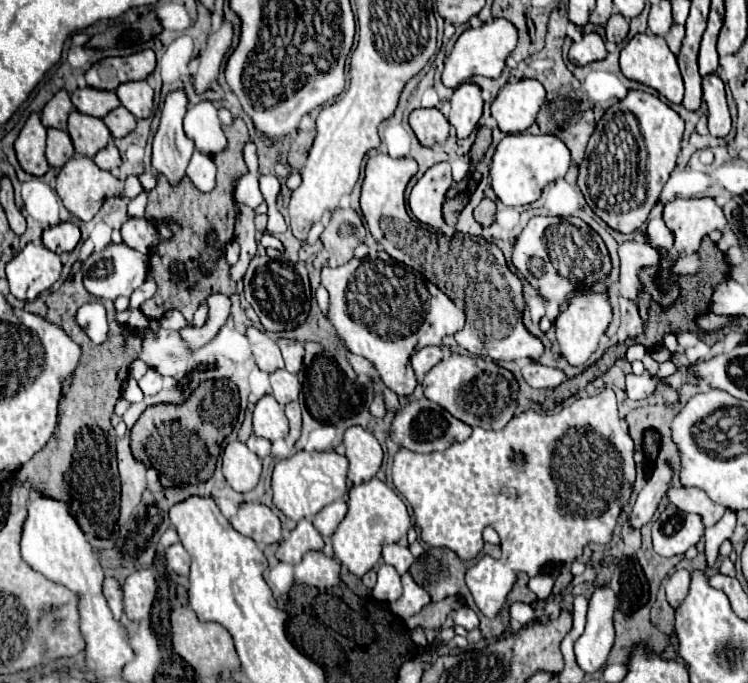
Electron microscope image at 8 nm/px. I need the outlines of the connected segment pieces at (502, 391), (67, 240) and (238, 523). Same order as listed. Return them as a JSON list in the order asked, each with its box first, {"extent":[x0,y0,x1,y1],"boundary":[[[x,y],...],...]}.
[{"extent":[423,353,519,429],"boundary":[[[459,353],[443,357],[425,377],[423,393],[433,403],[447,409],[453,417],[471,427],[503,429],[515,415],[519,385],[507,369],[481,357],[463,357]]]},{"extent":[43,223,81,255],"boundary":[[[59,223],[59,225],[43,231],[43,245],[49,251],[57,253],[57,255],[71,253],[77,247],[79,237],[81,237],[81,233],[79,233],[77,225],[73,225],[73,223]]]},{"extent":[229,503,281,545],"boundary":[[[245,503],[239,507],[237,515],[229,519],[229,523],[235,531],[251,537],[259,545],[271,545],[281,541],[281,521],[267,505]]]}]

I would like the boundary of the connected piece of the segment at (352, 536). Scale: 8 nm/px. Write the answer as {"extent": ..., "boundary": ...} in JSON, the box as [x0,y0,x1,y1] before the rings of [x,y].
{"extent":[331,477,411,577],"boundary":[[[377,477],[353,487],[349,491],[349,511],[347,517],[341,521],[337,531],[331,537],[335,559],[349,569],[349,573],[363,577],[381,561],[381,549],[387,543],[397,543],[401,537],[407,535],[411,527],[411,519],[407,513],[405,503],[401,497],[389,489]]]}

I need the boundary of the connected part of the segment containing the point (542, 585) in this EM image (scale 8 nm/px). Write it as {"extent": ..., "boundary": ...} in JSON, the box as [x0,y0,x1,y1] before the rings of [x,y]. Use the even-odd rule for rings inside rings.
{"extent":[529,575,553,599],"boundary":[[[537,575],[529,579],[529,589],[539,597],[539,599],[547,599],[551,595],[553,589],[553,577],[549,575]]]}

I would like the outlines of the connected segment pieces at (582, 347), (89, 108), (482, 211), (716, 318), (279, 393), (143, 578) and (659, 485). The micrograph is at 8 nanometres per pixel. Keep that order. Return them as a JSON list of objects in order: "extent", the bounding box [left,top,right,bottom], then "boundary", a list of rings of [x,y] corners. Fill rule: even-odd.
[{"extent":[555,291,611,367],"boundary":[[[579,291],[569,301],[567,309],[557,317],[555,321],[555,333],[559,343],[559,353],[567,359],[569,365],[581,367],[587,363],[587,359],[597,351],[599,339],[603,337],[605,329],[611,323],[611,305],[605,293],[591,293],[591,291]]]},{"extent":[71,87,121,117],"boundary":[[[83,87],[73,91],[71,101],[79,113],[93,117],[105,117],[109,111],[121,105],[121,101],[113,91],[99,91],[93,87]]]},{"extent":[473,197,495,227],"boundary":[[[485,197],[474,209],[473,215],[475,220],[480,223],[482,227],[489,227],[494,222],[495,212],[495,202]]]},{"extent":[699,313,731,333],"boundary":[[[707,313],[707,315],[701,315],[699,317],[699,327],[705,331],[705,333],[709,333],[709,331],[717,331],[717,329],[721,329],[725,323],[729,323],[731,321],[731,317],[721,317],[721,315],[715,315],[715,313]]]},{"extent":[271,369,301,405],"boundary":[[[279,369],[279,371],[271,373],[271,395],[281,405],[295,401],[299,397],[299,393],[301,393],[301,383],[299,383],[297,375],[289,373],[287,369]]]},{"extent":[123,569,157,621],"boundary":[[[139,569],[133,575],[129,575],[123,583],[125,593],[125,615],[131,621],[141,621],[149,617],[151,605],[155,601],[157,583],[151,569]]]},{"extent":[631,463,671,529],"boundary":[[[663,463],[653,473],[653,477],[647,481],[647,485],[641,489],[641,493],[637,495],[637,501],[631,511],[631,527],[633,529],[641,529],[643,525],[647,525],[651,521],[661,497],[665,495],[667,487],[669,487],[669,481],[671,481],[671,471]]]}]

